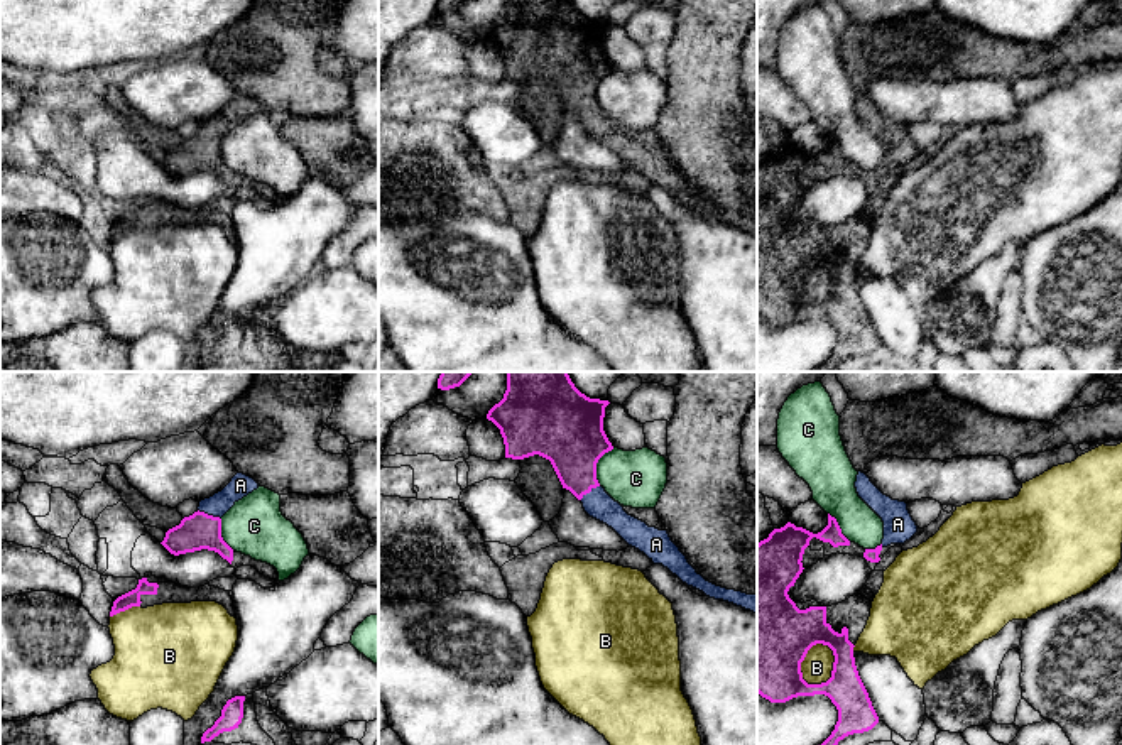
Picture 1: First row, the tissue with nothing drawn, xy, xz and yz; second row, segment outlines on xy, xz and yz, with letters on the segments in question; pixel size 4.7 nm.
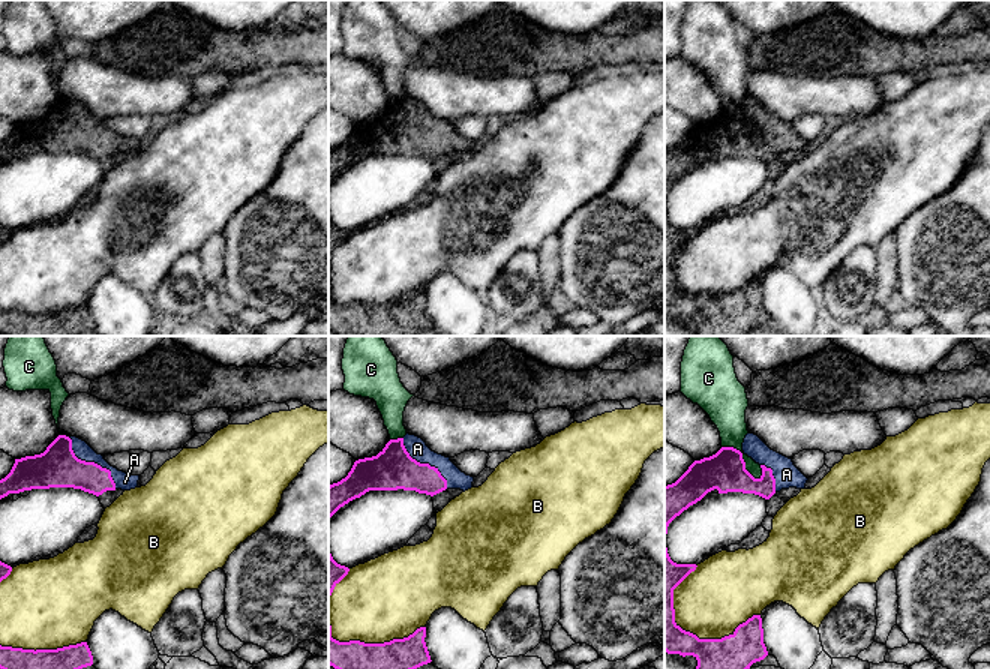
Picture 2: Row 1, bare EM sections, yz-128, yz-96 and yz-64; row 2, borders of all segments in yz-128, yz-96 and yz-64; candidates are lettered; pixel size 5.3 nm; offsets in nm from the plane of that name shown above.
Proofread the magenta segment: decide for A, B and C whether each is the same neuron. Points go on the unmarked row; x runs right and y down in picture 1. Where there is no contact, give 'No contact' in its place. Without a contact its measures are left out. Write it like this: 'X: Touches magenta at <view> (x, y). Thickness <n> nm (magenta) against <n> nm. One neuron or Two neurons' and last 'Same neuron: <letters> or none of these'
A: Touches magenta at xy (210, 137). Thickness 180 nm (magenta) against 110 nm. One neuron
B: Touches magenta at yz (803, 281). Thickness 480 nm (magenta) against 150 nm. Two neurons
C: Touches magenta at xz (595, 87). Thickness 360 nm (magenta) against 280 nm. Two neurons
Same neuron: A

